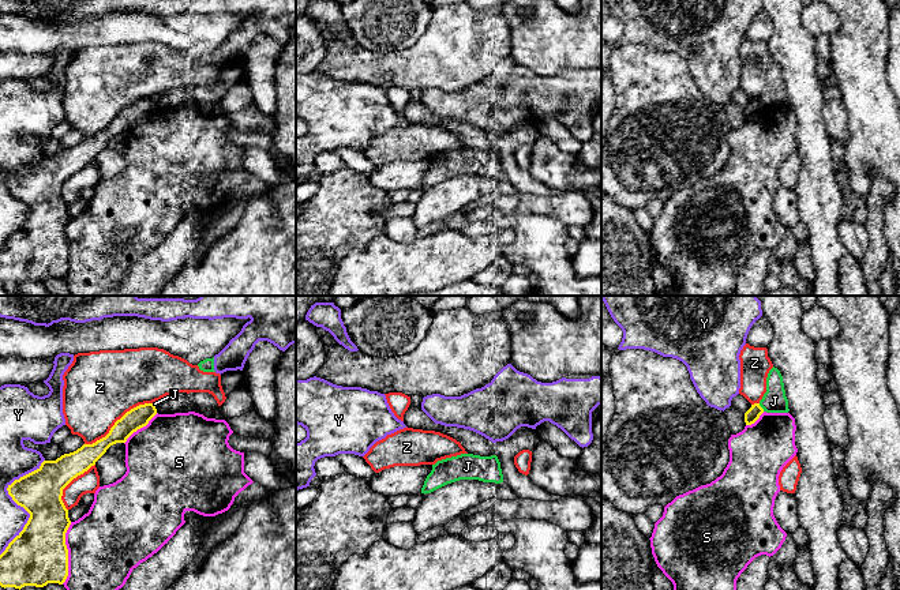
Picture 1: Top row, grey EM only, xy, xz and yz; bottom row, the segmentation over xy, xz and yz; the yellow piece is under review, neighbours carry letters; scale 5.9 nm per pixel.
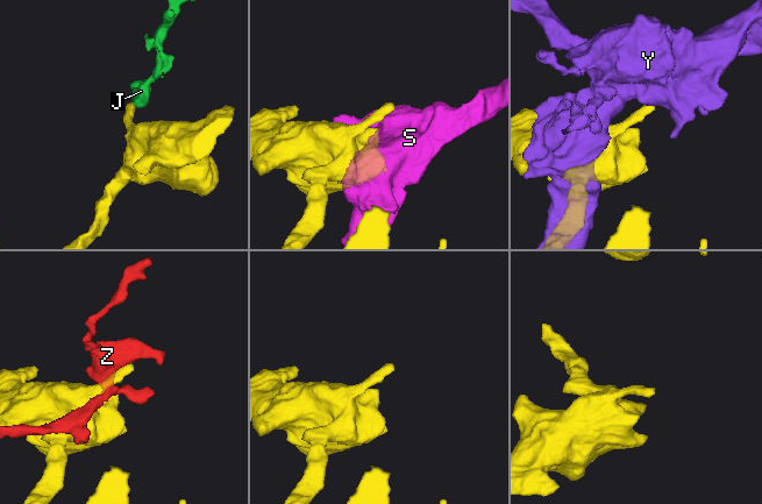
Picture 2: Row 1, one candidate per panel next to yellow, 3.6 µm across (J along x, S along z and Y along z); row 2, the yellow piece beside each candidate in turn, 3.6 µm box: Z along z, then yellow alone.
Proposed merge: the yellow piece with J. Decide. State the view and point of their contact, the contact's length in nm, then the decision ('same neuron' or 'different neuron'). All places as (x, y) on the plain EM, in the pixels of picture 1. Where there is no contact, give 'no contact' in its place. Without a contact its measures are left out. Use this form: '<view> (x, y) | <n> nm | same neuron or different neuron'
yz (761, 102) | 60 nm | different neuron

